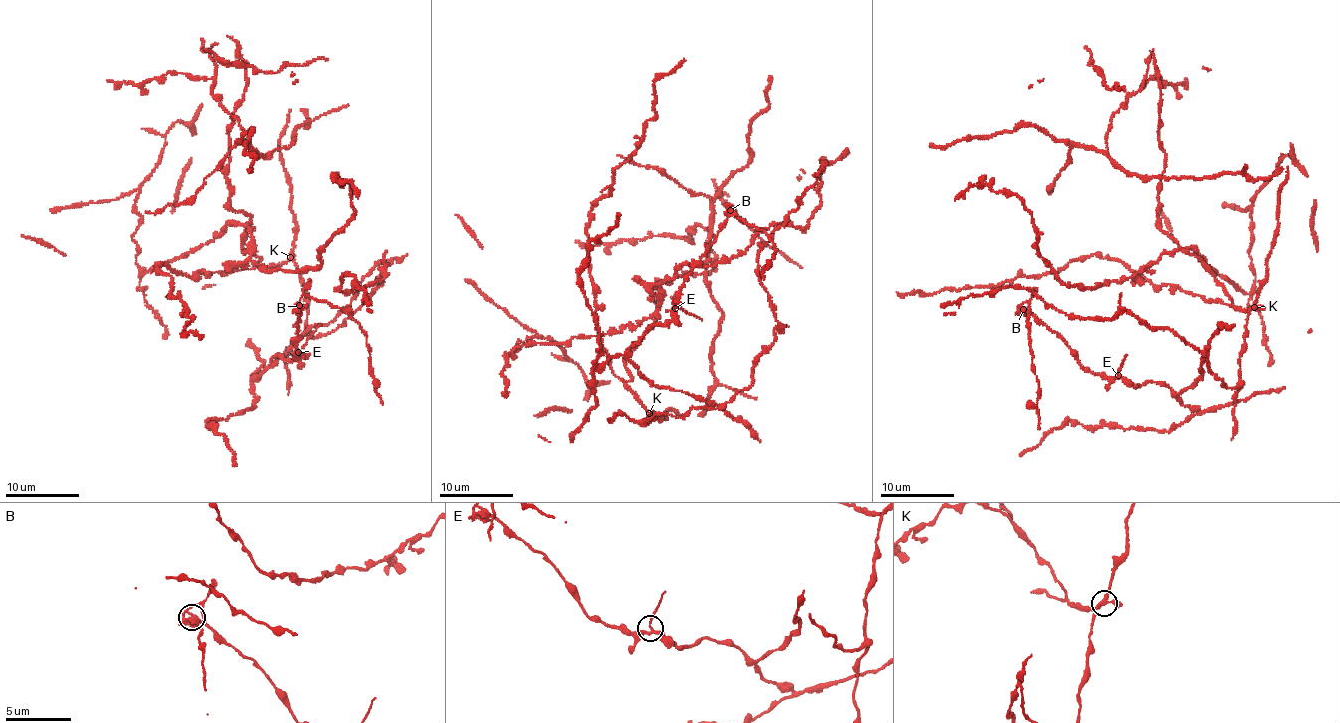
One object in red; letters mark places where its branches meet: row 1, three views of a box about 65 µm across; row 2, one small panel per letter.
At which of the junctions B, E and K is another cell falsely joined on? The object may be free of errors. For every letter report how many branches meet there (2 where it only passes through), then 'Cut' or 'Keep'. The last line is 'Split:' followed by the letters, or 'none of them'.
B: Branches: 4. Cut
E: Branches: 4. Keep
K: Branches: 4. Keep
Split: B

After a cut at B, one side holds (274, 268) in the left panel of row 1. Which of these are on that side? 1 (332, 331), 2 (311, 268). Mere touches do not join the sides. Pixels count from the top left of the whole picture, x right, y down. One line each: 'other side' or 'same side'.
1: same side
2: same side

